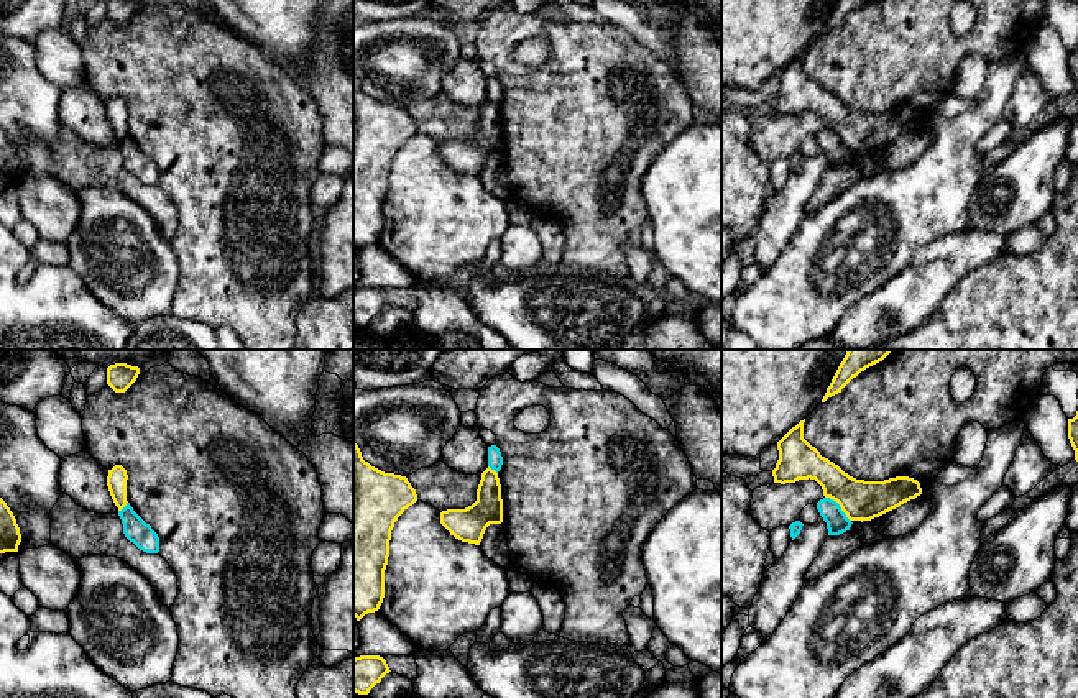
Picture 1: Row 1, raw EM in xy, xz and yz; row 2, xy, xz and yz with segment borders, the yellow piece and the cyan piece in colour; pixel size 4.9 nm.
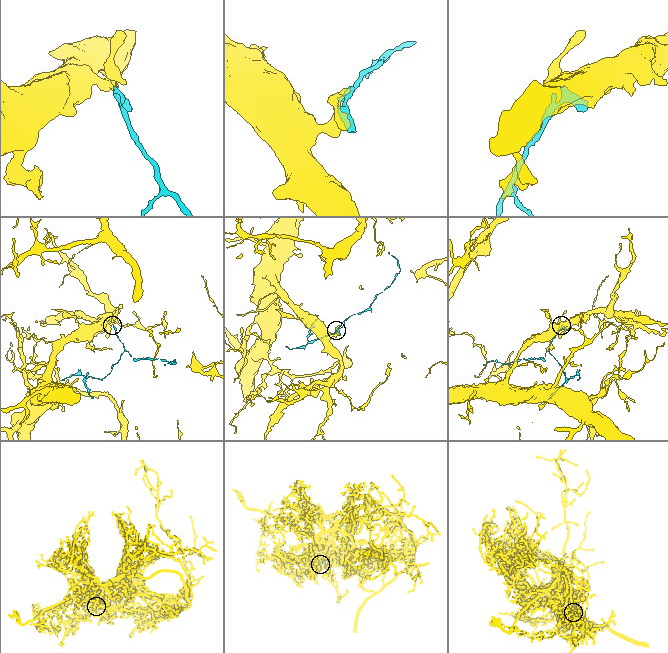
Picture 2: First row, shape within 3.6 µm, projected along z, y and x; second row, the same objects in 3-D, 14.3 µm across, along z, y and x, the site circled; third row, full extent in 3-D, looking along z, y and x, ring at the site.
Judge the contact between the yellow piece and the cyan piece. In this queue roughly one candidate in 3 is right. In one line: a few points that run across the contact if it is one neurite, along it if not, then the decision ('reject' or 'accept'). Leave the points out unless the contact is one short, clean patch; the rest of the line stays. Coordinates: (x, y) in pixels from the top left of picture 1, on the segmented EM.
line yz (825, 496), (832, 498), (850, 521); reject

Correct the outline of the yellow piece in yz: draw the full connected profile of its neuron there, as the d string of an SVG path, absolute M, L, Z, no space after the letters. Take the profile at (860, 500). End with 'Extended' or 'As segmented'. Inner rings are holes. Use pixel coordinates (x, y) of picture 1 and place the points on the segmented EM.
M804 420L779 442L779 460L772 470L774 483L815 480L823 496L836 501L850 521L871 521L922 494L920 483L909 476L884 481L856 480L822 457L804 439Z. As segmented

